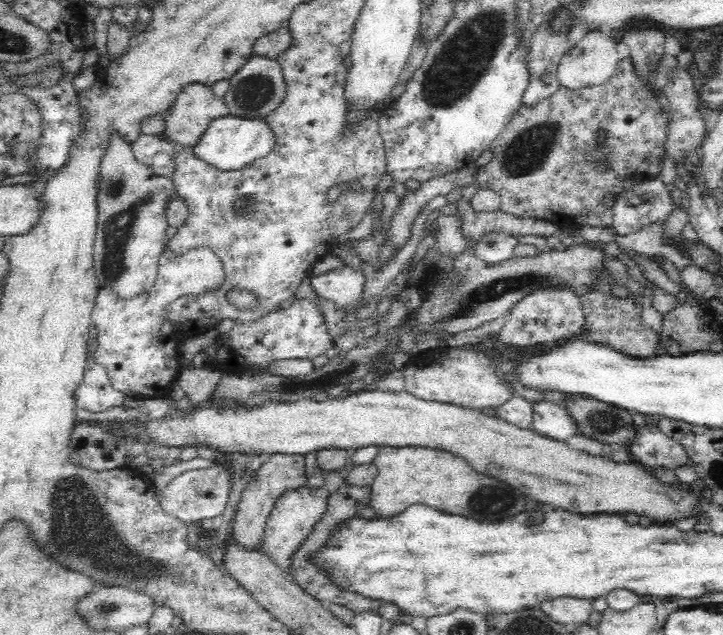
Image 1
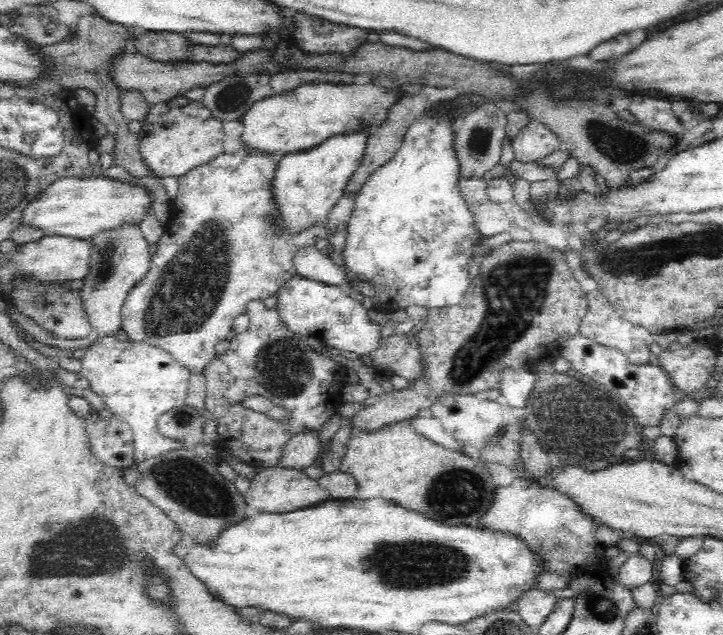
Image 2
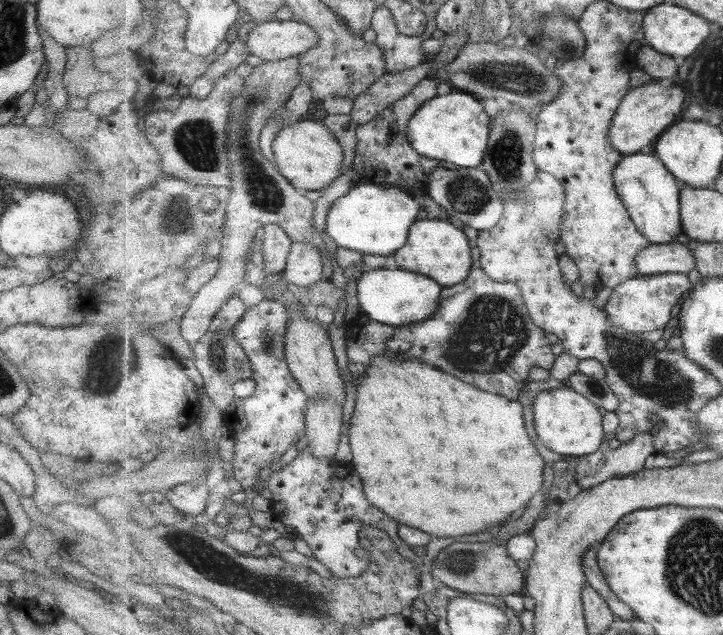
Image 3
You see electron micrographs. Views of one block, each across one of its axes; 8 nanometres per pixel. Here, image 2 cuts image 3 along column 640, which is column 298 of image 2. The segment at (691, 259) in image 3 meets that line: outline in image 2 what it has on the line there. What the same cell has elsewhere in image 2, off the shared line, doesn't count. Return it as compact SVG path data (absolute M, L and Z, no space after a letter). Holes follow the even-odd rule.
M308 246L300 250L298 255L294 256L294 263L296 272L302 278L345 289L350 284L344 267L334 264L328 255L320 253L315 247Z

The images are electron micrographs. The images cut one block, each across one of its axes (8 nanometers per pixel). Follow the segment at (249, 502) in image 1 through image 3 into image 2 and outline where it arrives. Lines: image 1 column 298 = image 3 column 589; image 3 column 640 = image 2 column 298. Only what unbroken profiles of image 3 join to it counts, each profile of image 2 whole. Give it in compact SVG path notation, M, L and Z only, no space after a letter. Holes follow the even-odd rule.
M301 432L294 435L286 444L283 444L275 466L291 468L299 472L312 466L314 460L324 451L318 434L319 432Z

